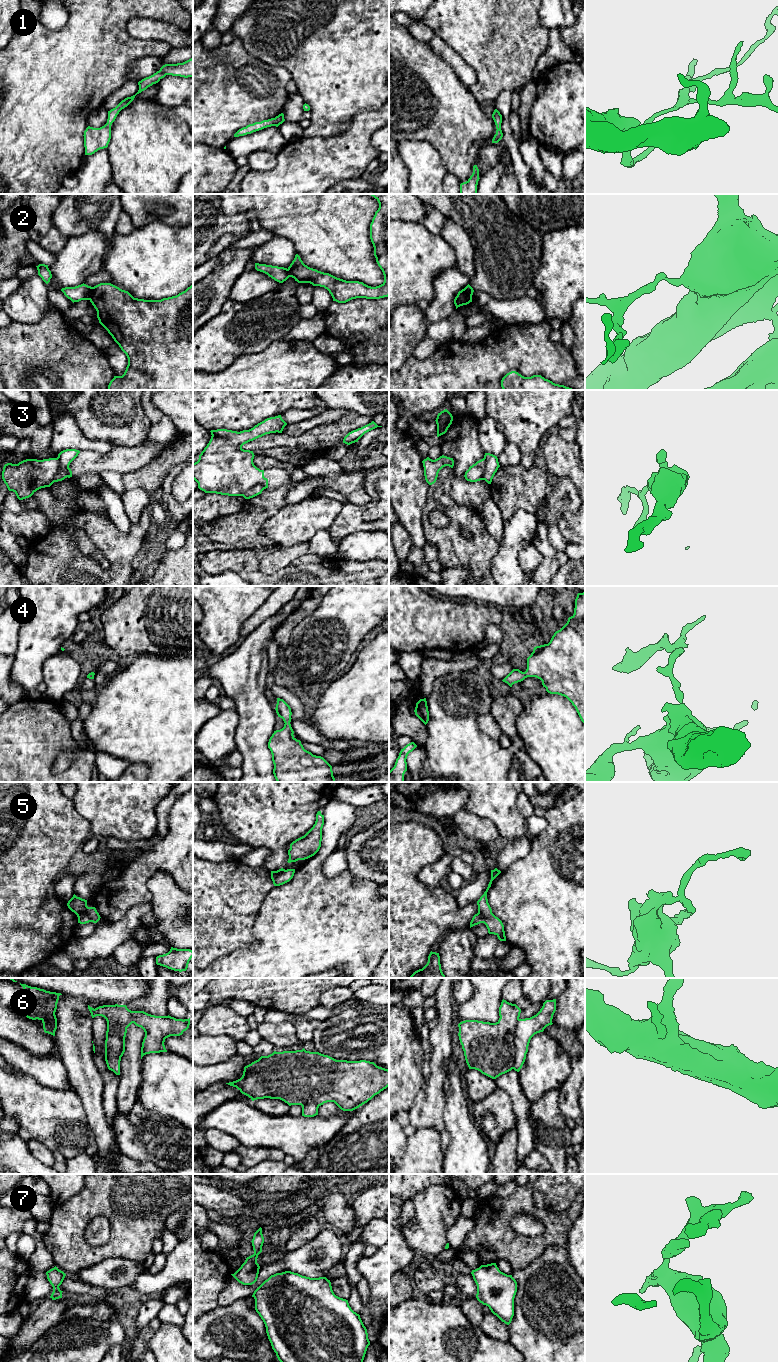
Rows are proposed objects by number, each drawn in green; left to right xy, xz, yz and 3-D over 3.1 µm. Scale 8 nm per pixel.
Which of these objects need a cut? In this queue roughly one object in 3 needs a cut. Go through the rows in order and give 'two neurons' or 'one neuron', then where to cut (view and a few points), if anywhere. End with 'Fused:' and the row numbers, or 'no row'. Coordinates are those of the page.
1: one neuron | no cut
2: two neurons | xy (92, 287), (88, 299)
3: two neurons | xy (57, 458), (60, 464), (60, 471), (55, 476), (54, 481)
4: one neuron | no cut
5: two neurons | xy (77, 915), (86, 914), (91, 921)
6: two neurons | yz (519, 1019), (515, 1031), (515, 1063), (512, 1068)
7: one neuron | no cut
Fused: 2, 3, 5, 6

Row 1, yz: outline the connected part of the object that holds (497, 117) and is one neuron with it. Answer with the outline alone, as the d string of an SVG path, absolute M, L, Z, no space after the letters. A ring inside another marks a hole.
M495 109L492 114L492 118L495 122L496 129L497 129L496 134L494 135L494 137L492 139L492 143L498 143L503 137L503 133L501 130L502 115L500 114L500 112L497 109Z

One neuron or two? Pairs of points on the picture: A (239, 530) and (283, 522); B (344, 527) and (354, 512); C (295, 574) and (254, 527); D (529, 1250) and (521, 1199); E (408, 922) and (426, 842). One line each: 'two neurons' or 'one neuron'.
A: two neurons
B: one neuron
C: two neurons
D: one neuron
E: one neuron

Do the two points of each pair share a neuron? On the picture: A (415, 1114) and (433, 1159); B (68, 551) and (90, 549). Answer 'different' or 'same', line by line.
A: different
B: different

